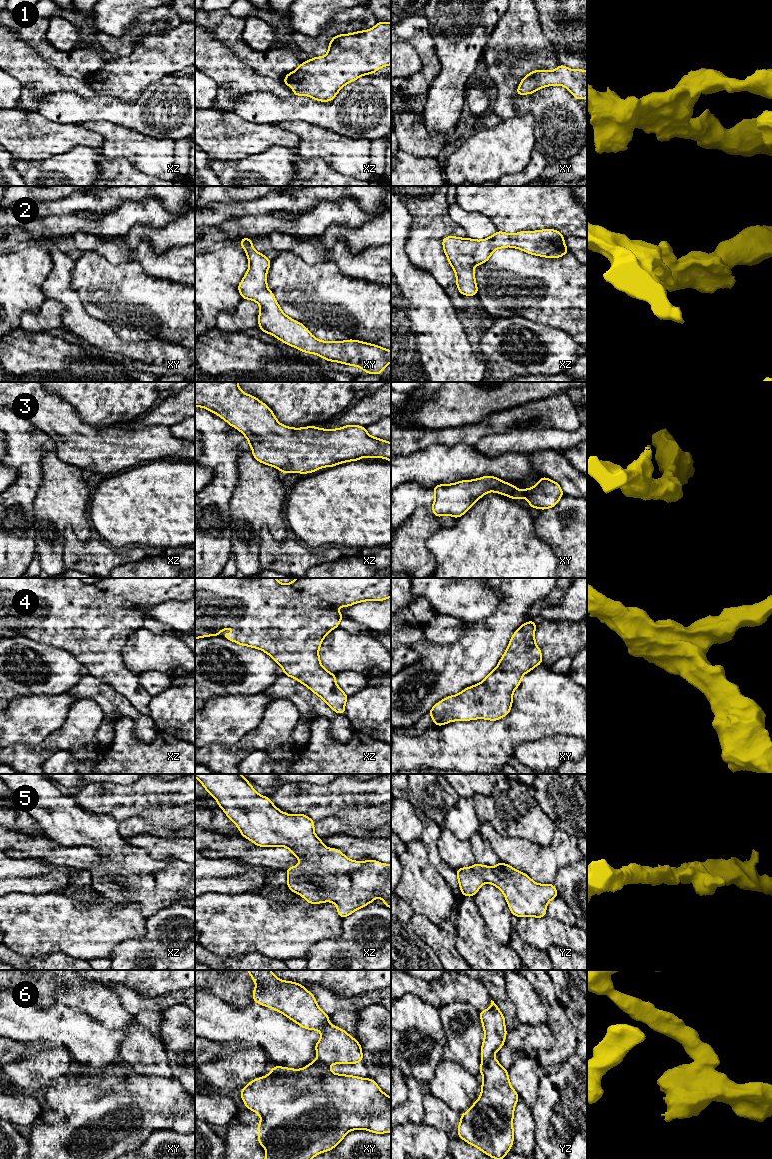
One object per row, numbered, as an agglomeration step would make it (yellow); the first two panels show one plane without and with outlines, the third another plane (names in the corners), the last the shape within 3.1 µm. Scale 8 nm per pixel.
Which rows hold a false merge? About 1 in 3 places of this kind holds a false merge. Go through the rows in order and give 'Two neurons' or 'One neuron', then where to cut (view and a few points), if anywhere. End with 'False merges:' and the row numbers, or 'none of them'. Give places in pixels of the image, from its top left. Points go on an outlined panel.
1: One neuron. No split
2: One neuron. No split
3: One neuron. No split
4: One neuron. No split
5: One neuron. No split
6: Two neurons. Split along xy (318, 1059), (328, 1066)
False merges: 6

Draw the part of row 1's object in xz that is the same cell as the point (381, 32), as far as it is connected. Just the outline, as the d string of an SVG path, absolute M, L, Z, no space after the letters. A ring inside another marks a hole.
M378 22L369 30L334 36L325 56L302 62L296 70L285 76L283 83L293 89L294 96L304 95L329 102L346 84L388 65L391 65L391 23Z

